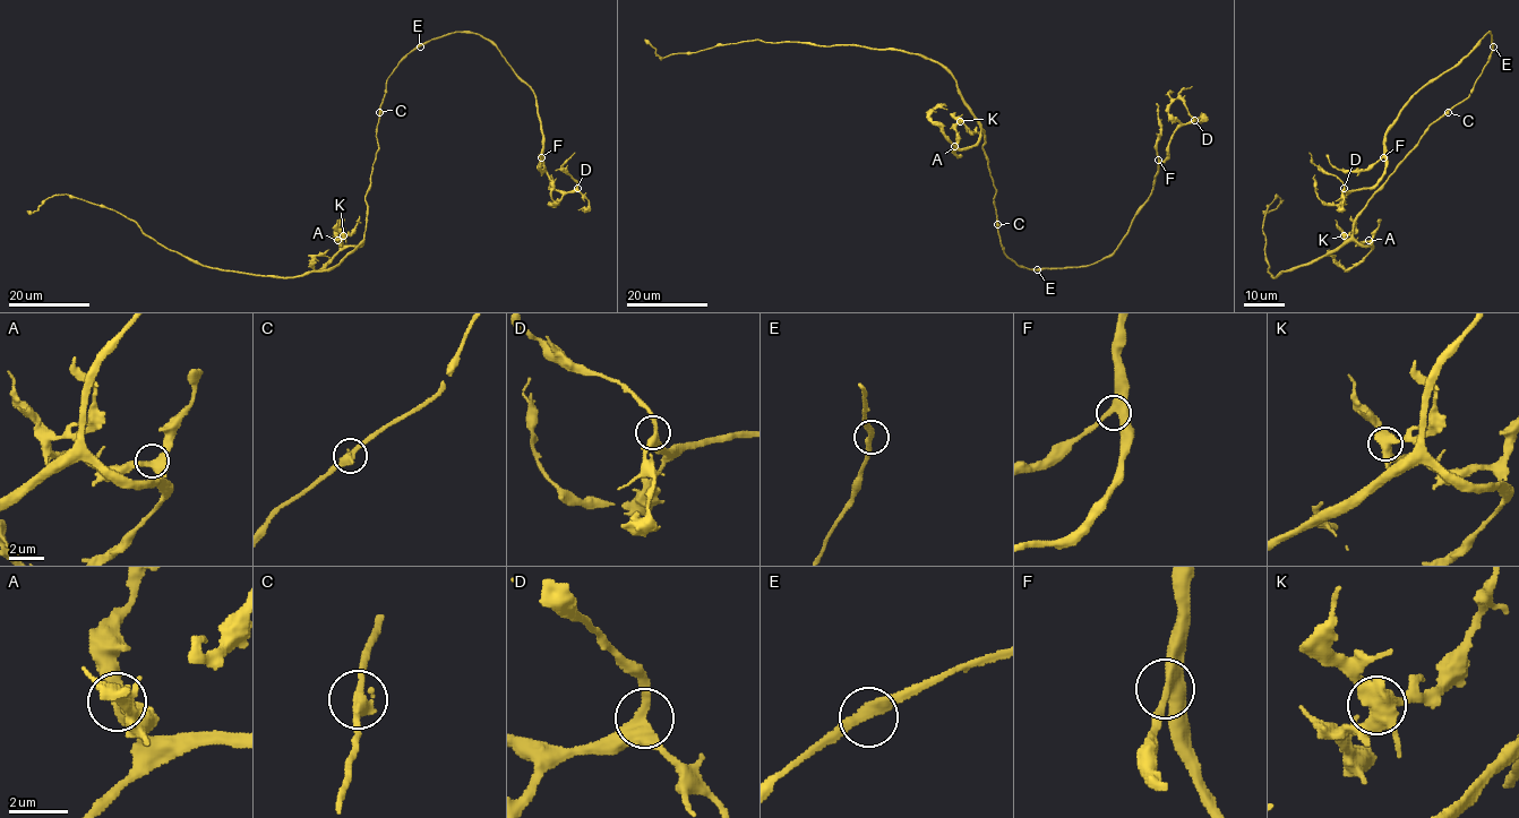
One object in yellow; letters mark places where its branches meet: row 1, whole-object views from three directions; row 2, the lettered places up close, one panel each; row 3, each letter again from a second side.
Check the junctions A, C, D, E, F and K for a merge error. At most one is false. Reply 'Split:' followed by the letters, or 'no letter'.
Split: no letter

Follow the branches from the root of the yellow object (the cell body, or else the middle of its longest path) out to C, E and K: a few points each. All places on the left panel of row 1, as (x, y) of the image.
C: (379, 149), (376, 129), (379, 111)
E: (379, 149), (376, 129), (386, 82), (397, 65), (420, 46)
K: (379, 149), (366, 196), (363, 242), (341, 246), (339, 240), (343, 235)

